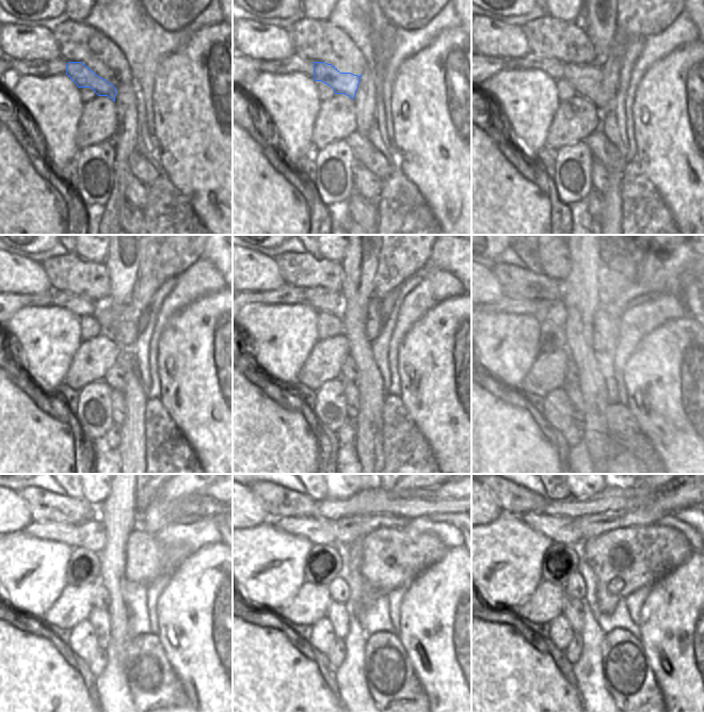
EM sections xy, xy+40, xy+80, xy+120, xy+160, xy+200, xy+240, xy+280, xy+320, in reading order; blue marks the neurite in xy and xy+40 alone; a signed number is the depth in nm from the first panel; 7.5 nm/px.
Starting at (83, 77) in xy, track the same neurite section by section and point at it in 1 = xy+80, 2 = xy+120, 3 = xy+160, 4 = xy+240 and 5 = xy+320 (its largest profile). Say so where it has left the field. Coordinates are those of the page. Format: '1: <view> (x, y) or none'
1: xy+80 (586, 79)
2: xy+120 (113, 323)
3: xy+160 (376, 319)
4: xy+240 (147, 558)
5: xy+320 (625, 559)

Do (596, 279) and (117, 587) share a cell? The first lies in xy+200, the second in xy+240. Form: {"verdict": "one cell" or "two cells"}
{"verdict": "one cell"}

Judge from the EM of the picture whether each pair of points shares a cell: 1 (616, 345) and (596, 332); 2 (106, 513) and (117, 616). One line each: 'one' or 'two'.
1: two
2: one

